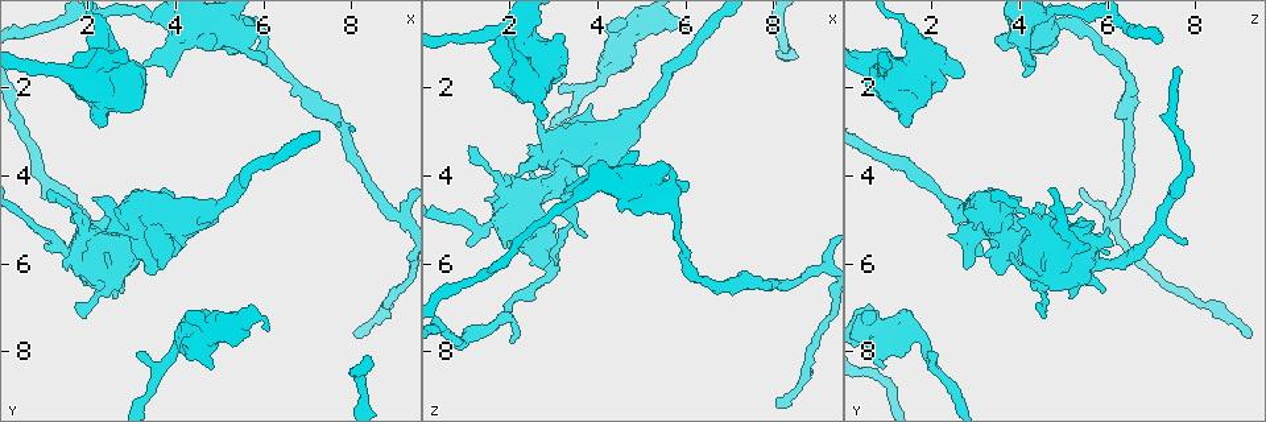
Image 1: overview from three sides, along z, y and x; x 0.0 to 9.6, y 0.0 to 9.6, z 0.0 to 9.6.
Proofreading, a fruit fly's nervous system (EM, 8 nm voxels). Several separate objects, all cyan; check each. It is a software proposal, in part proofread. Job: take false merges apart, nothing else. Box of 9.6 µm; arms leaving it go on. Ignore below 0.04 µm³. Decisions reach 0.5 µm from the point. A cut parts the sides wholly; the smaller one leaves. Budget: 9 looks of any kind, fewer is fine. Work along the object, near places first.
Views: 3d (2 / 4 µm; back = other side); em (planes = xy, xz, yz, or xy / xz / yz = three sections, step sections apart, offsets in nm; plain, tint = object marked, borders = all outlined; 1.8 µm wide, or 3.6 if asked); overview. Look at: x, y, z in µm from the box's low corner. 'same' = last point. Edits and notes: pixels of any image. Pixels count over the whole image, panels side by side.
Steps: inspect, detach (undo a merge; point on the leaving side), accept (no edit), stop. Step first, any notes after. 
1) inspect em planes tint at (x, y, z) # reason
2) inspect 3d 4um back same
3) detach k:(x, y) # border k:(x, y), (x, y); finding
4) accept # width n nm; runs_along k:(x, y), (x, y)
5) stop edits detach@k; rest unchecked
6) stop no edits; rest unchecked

inspect 3d 4um at (4.05, 7.70, 1.80)

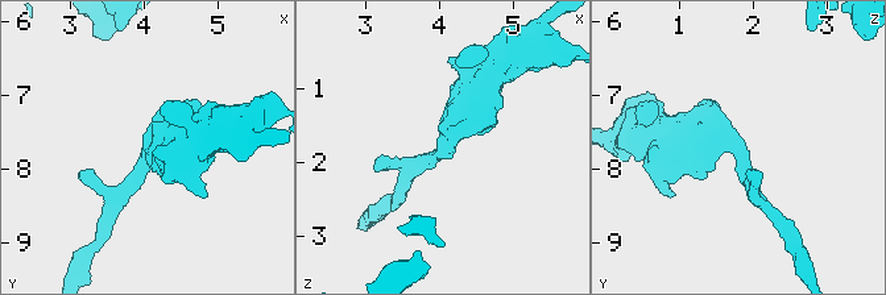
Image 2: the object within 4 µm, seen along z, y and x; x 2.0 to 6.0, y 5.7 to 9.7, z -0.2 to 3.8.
inspect em xz step 16 tint at (4.10, 7.75, 1.80) # arm_widths 220, 550 nm; shape alone is not enough

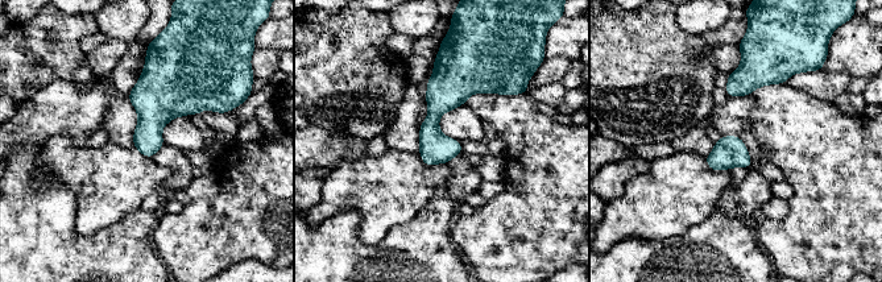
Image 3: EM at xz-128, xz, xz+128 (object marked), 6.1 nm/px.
accept # all the same cell

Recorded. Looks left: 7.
inspect 3d 4um at (4.35, 0.65, 4.00)

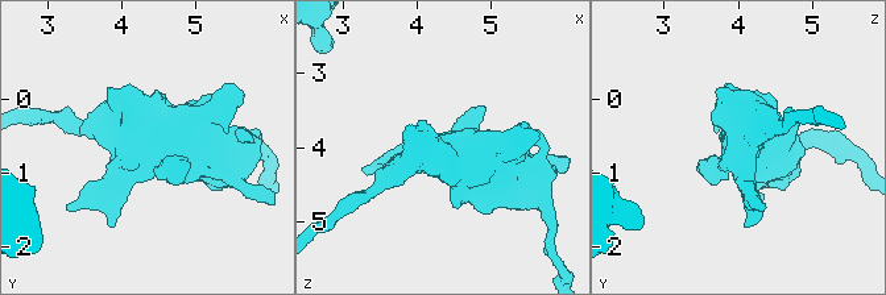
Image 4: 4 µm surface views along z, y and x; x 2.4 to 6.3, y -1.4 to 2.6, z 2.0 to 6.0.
inspect em 3.6um xy step 8 borders at (4.35, 0.60, 4.05) # shape alone is not enough

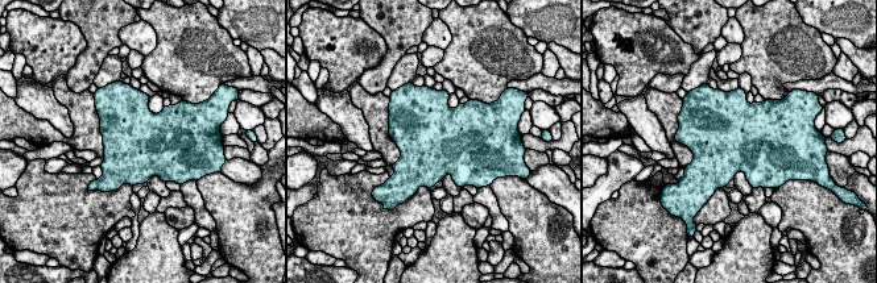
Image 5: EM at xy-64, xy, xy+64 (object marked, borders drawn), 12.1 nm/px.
accept # width 850 nm; all the same cell

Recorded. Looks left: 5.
inspect 3d 4um at (1.70, 1.70, 0.80) # sharp bend

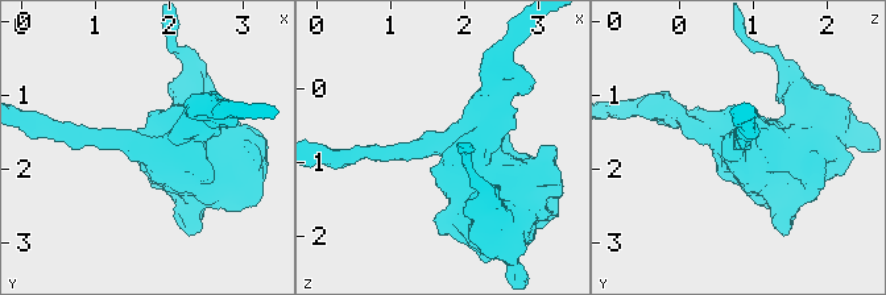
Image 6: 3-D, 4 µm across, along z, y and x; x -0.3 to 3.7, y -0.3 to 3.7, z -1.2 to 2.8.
inspect em planes plain at (1.75, 1.80, 0.80) # now the EM

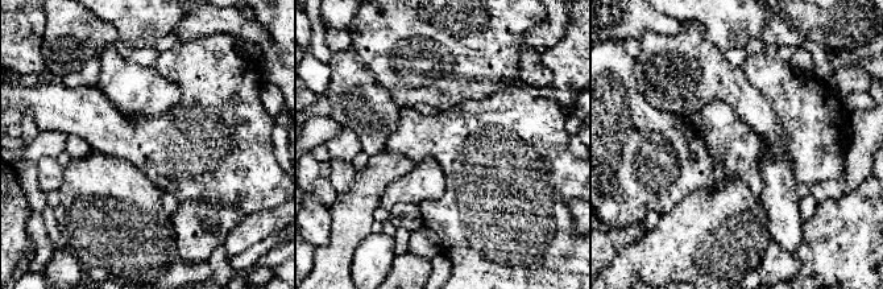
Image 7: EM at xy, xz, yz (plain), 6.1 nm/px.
inspect em planes tint same

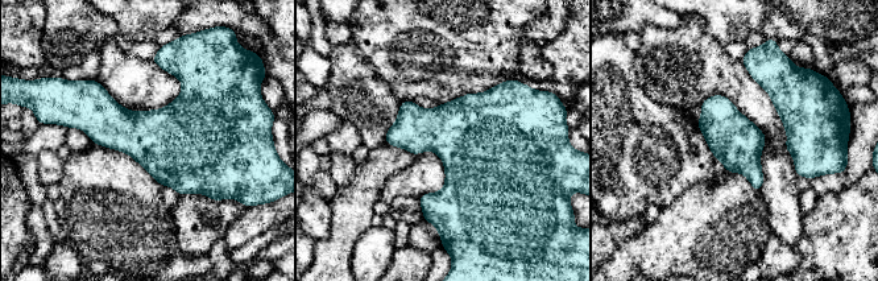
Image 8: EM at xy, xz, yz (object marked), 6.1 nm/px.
accept # all the same cell

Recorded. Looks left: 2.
inspect em xy step 4 tint at (3.30, 5.10, 5.20) # closes a loop

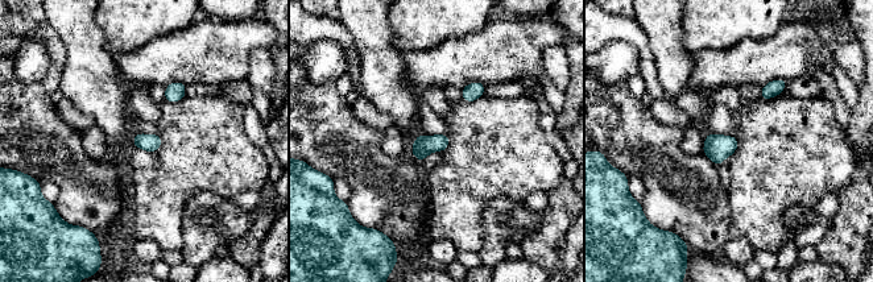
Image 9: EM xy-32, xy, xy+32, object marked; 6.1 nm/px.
inspect em xz step 4 tint same

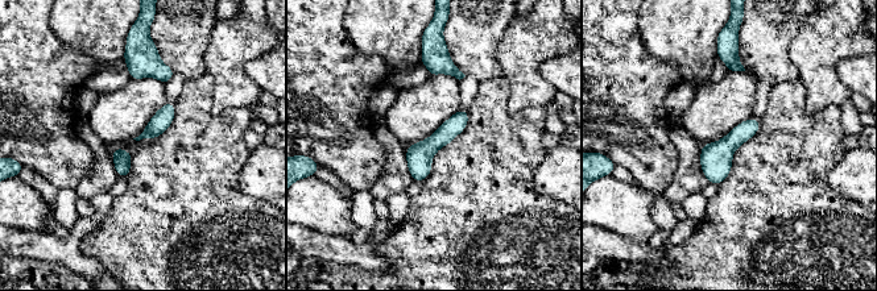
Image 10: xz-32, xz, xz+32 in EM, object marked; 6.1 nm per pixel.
accept # runs_along 10:(464, 115), (420, 158), (417, 177); all the same cell

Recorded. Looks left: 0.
stop no edits; rest unchecked

